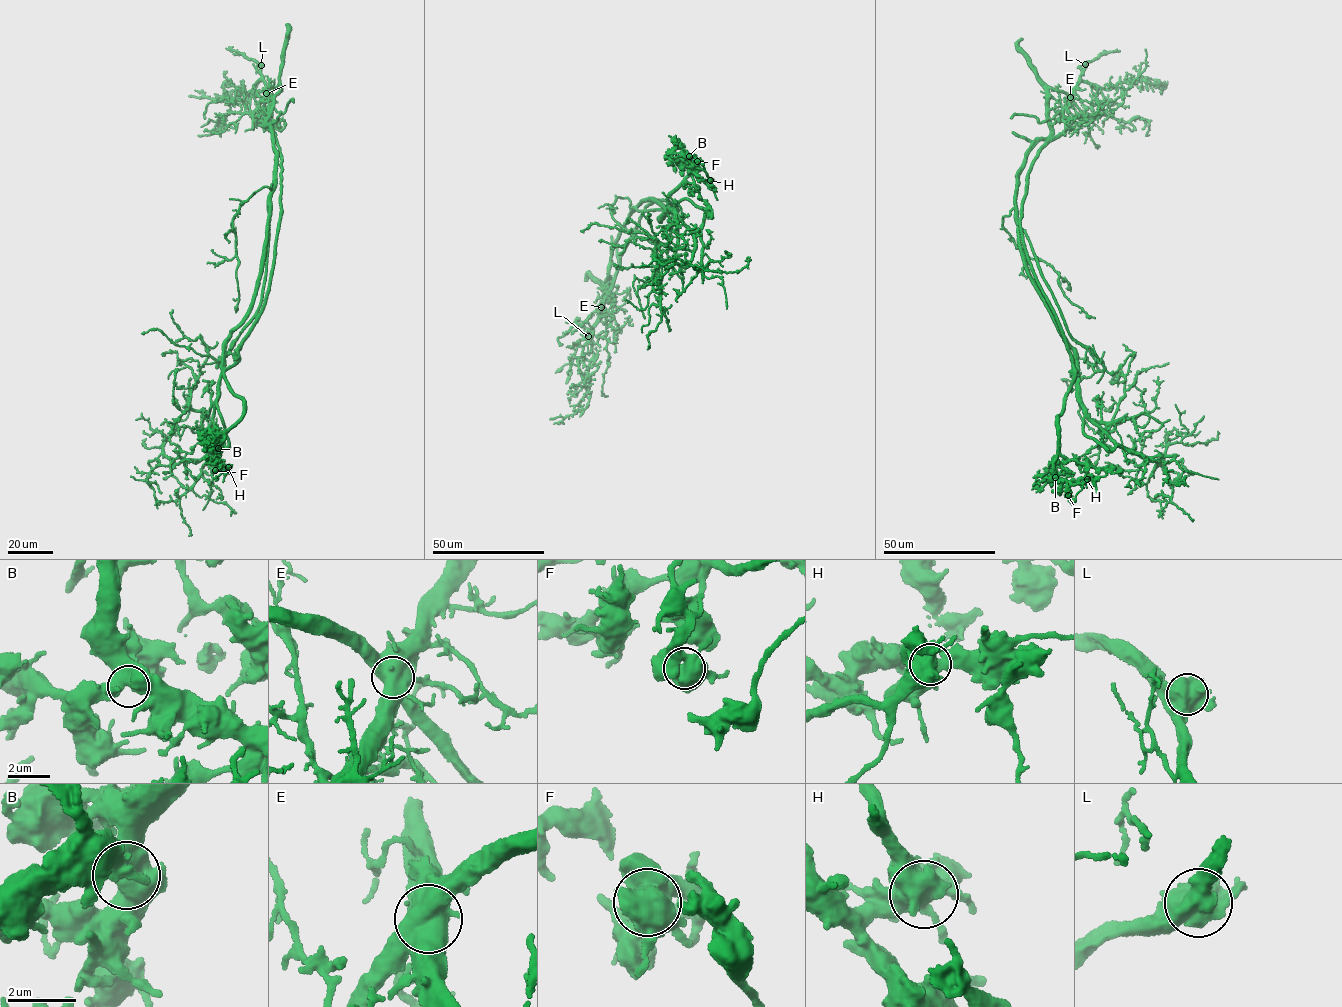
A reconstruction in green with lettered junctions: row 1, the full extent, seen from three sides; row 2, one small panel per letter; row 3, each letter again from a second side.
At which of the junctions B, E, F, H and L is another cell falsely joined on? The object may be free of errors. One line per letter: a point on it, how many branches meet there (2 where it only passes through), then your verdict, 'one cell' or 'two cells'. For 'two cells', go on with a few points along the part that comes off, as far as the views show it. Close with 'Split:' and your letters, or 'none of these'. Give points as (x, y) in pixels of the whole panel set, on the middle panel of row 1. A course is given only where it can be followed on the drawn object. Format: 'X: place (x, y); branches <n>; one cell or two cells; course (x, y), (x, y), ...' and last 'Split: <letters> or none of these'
B: place (689, 156); branches 4; one cell
E: place (601, 307); branches 4; two cells; course (601, 307), (646, 207), (662, 198), (676, 208), (668, 197), (699, 166), (689, 157), (712, 185)
F: place (697, 161); branches 4; one cell
H: place (710, 180); branches 4; one cell
L: place (588, 336); branches 4; one cell
Split: E

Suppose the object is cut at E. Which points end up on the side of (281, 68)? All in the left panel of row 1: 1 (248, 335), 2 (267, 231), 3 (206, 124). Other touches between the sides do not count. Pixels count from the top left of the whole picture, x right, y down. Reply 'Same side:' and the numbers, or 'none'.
Same side: 2, 3

